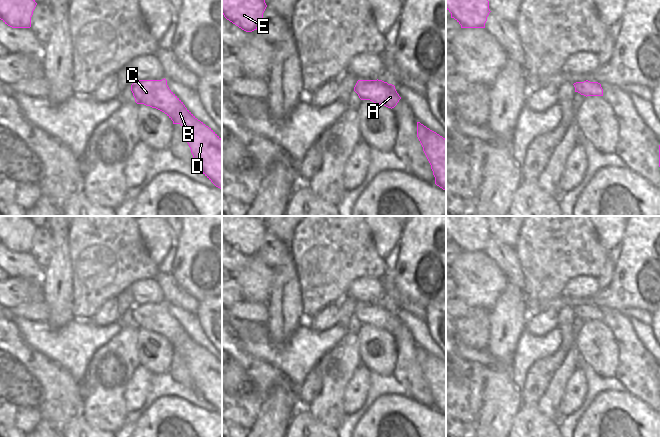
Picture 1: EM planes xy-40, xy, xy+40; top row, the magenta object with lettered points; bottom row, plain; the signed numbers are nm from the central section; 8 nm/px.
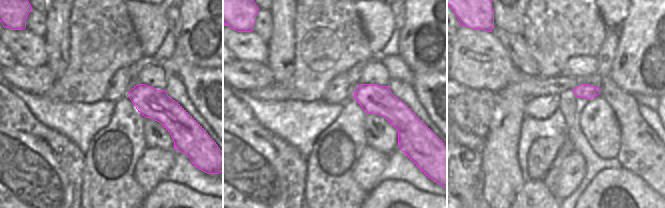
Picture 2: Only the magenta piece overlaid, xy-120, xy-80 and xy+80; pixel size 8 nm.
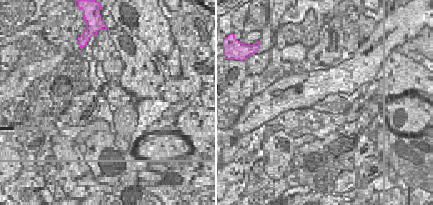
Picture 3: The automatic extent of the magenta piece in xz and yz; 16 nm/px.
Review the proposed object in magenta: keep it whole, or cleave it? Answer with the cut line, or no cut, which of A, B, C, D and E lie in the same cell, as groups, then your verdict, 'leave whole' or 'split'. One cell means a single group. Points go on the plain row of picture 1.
no cut | A B C D E | leave whole

